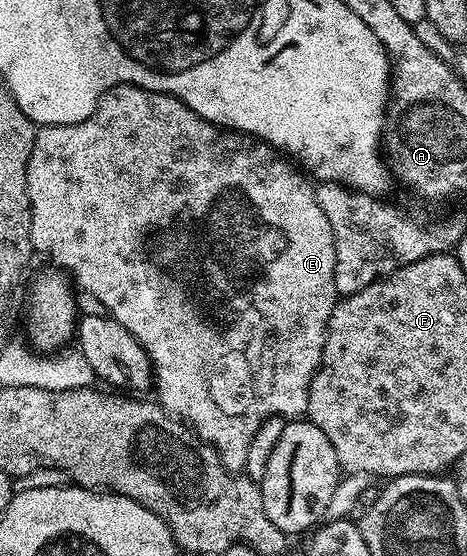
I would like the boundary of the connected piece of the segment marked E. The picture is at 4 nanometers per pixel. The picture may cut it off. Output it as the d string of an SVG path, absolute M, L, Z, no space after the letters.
M116 86L114 90L108 90L96 112L79 124L40 127L27 164L27 192L49 190L49 194L53 194L53 198L61 198L61 206L65 206L65 210L61 210L61 234L57 234L57 238L65 238L65 234L73 234L73 242L81 238L81 246L57 246L57 250L65 250L65 262L69 262L69 266L81 266L81 258L77 258L77 254L81 254L85 246L109 246L109 250L101 250L101 254L109 254L109 262L105 262L109 270L117 270L117 266L113 266L113 262L117 262L113 254L117 254L125 242L141 250L141 254L137 254L137 258L141 258L141 274L137 274L137 290L141 290L141 318L121 318L119 324L137 338L151 360L156 401L213 447L221 457L221 463L231 472L244 471L251 440L266 418L284 415L284 410L293 410L296 406L301 412L308 411L311 380L321 363L329 318L339 301L335 288L336 242L331 224L323 208L319 208L316 189L312 185L309 187L310 179L300 172L288 157L282 156L268 142L248 134L230 132L203 120L175 96L138 86Z

